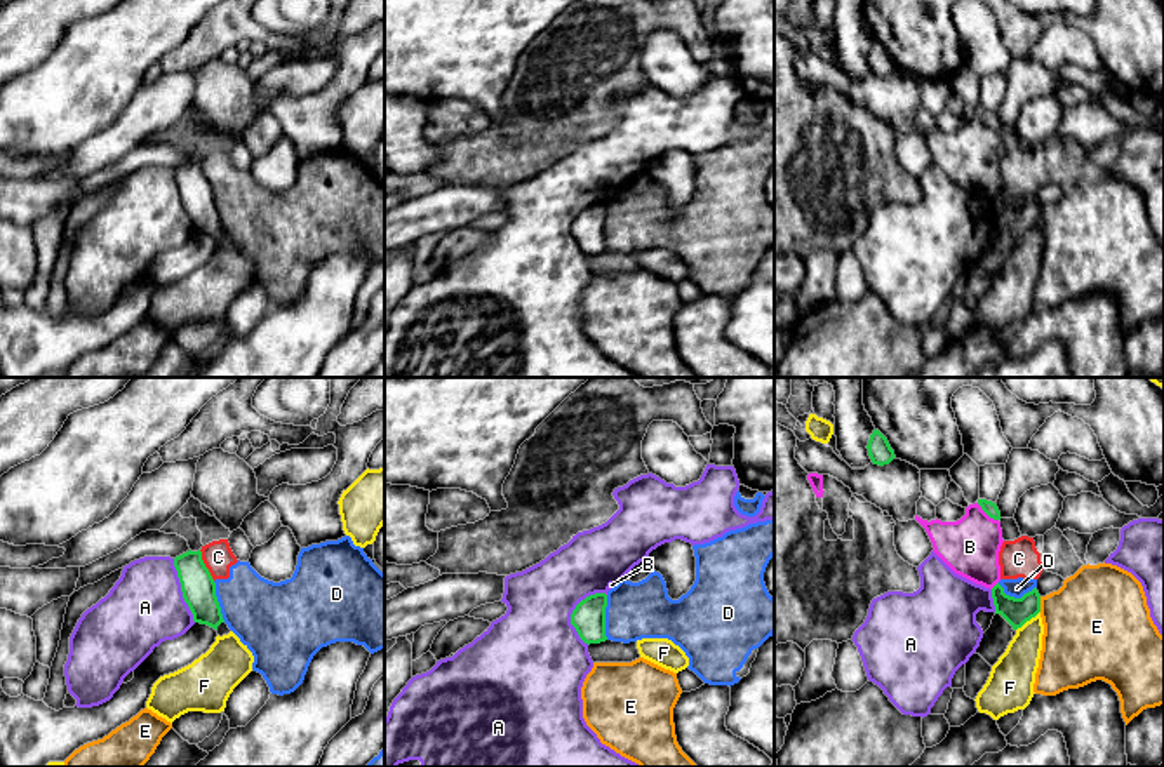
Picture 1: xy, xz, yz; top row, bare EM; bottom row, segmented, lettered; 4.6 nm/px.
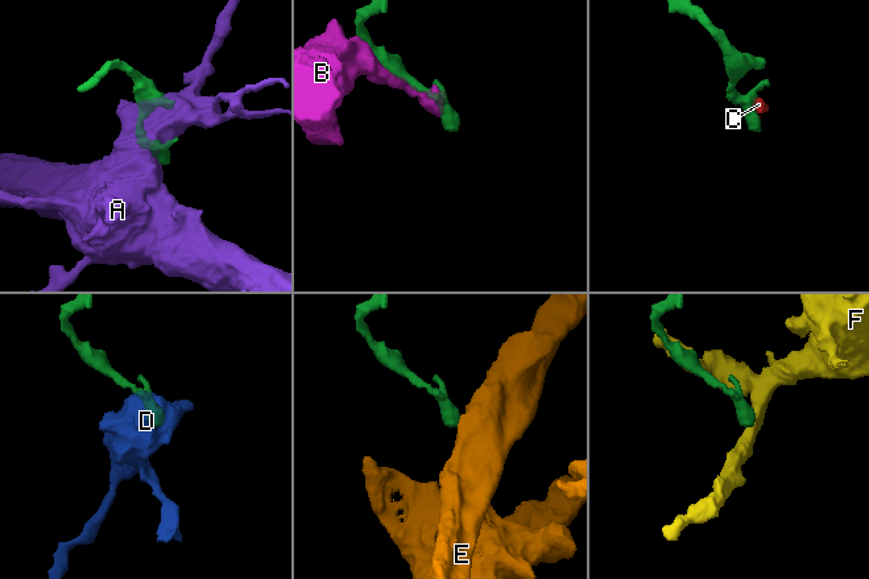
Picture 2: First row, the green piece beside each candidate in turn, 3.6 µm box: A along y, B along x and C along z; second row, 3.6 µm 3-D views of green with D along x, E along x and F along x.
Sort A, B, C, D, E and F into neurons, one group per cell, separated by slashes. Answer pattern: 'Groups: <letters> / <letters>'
Groups: A / B / C D / E / F

